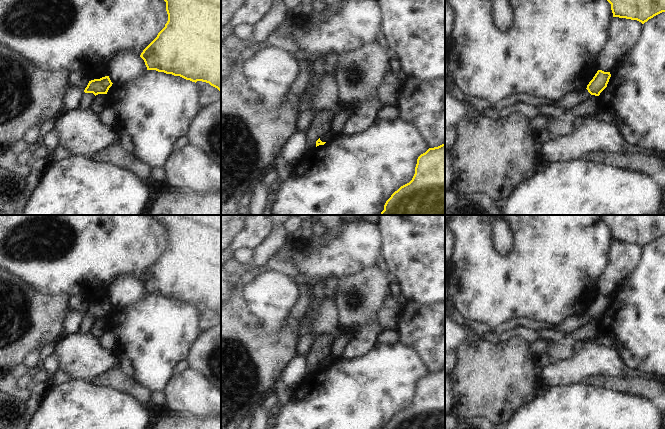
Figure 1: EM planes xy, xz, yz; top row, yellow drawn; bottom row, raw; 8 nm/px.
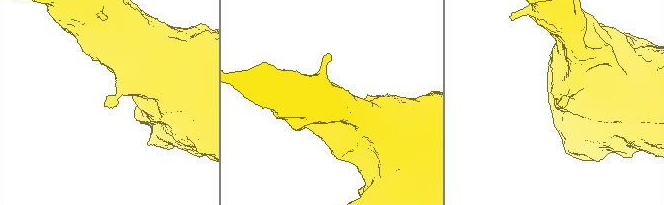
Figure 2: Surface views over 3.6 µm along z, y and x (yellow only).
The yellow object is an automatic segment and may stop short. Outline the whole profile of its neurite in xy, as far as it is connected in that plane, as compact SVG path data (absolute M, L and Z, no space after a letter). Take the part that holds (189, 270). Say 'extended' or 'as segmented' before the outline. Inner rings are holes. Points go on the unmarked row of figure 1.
as segmented; M153 215L166 226L168 245L140 281L147 294L202 305L221 315L221 215Z

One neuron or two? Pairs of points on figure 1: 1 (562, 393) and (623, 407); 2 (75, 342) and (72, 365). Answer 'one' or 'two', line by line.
1: one
2: one

